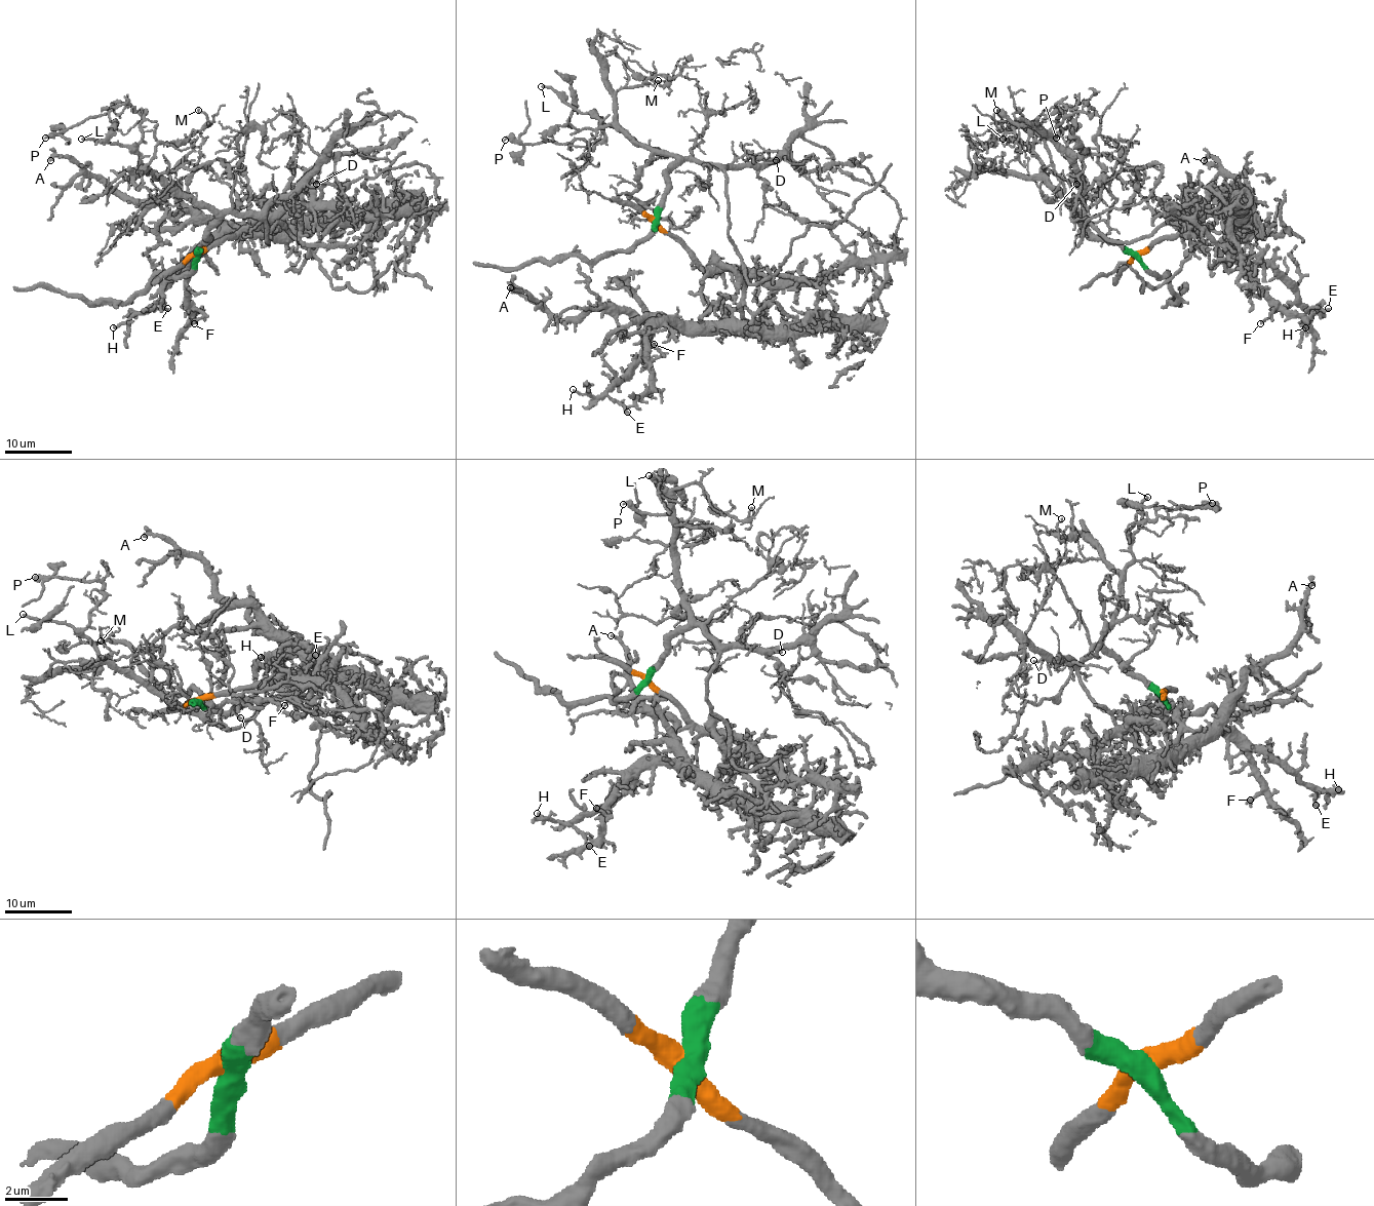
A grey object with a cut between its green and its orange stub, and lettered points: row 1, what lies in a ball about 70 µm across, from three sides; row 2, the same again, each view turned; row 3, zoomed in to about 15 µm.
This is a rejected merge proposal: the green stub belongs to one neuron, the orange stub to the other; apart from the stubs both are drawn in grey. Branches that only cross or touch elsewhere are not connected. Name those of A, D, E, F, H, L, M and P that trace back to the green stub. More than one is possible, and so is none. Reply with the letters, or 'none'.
D, L, M, P

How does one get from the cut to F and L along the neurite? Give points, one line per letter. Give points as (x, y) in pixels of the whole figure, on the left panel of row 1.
F: (195, 255), (281, 215), (270, 204), (264, 225), (232, 226), (196, 261), (188, 300), (203, 314), (193, 323)
L: (195, 255), (205, 244), (206, 228), (217, 216), (206, 207), (198, 207), (177, 196), (129, 148), (81, 139)

